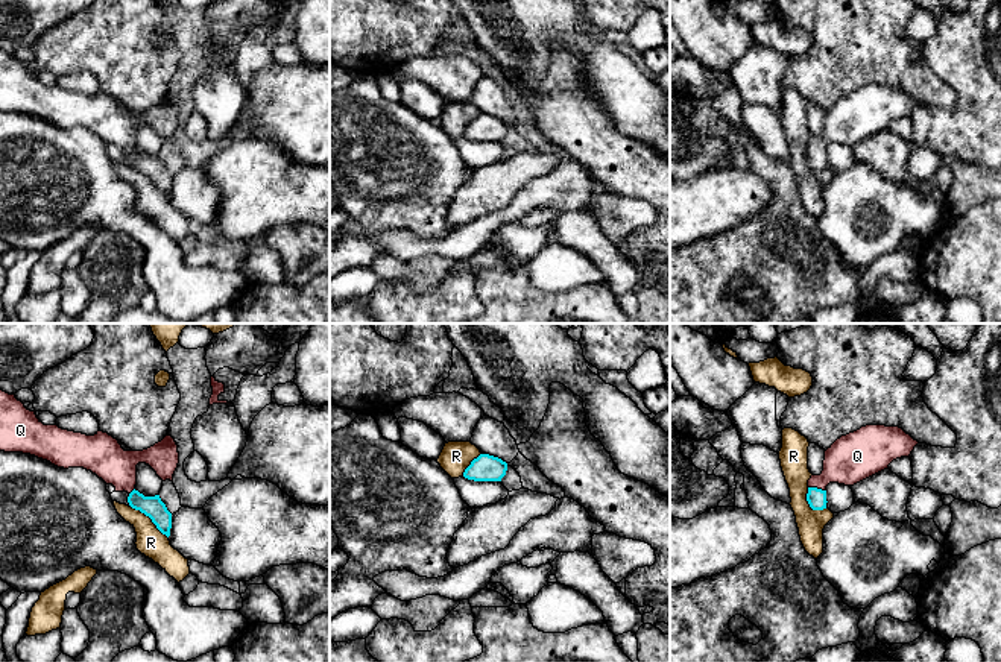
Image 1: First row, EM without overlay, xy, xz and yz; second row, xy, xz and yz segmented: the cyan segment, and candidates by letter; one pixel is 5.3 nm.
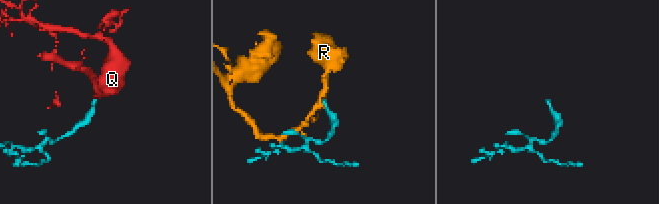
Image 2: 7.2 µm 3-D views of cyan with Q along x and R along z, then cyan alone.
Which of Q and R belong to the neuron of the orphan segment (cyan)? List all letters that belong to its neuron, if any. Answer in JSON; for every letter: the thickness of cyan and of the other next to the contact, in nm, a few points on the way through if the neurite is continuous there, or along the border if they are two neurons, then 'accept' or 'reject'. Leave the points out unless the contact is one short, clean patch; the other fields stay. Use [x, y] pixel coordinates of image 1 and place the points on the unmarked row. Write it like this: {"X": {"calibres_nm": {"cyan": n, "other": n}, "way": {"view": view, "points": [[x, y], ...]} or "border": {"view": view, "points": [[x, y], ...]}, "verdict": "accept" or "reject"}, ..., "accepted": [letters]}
{"Q": {"calibres_nm": {"cyan": 100, "other": 260}, "way": {"view": "yz", "points": [[816, 158], [816, 148], [851, 119]]}, "verdict": "accept"}, "R": {"calibres_nm": {"cyan": 110, "other": 150}, "verdict": "reject"}, "accepted": ["Q"]}

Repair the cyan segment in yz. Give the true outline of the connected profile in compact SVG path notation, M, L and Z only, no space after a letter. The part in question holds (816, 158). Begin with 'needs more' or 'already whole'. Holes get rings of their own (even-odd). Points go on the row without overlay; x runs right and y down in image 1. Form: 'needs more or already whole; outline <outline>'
needs more; outline M866 85L842 96L826 111L823 131L808 140L807 161L813 170L828 167L826 146L854 146L901 117L910 117L919 102L899 87Z

